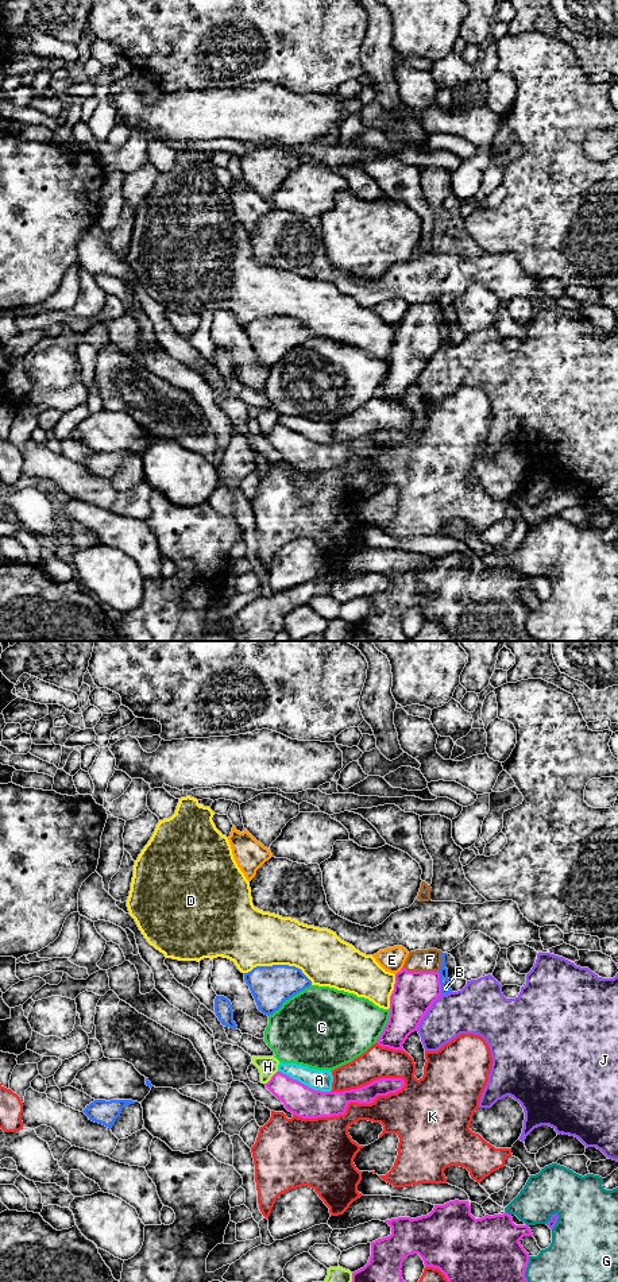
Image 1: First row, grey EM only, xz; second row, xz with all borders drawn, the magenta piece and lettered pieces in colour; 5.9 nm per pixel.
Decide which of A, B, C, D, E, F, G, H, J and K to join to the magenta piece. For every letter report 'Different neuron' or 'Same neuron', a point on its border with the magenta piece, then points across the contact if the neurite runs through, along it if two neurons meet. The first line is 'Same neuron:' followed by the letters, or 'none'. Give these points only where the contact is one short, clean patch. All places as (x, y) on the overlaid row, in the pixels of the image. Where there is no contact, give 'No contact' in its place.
Same neuron: F
A: Different neuron. Touches magenta at xz (302, 1084)
B: Different neuron. Touches magenta at xz (439, 983). Boundary: xz (437, 972), (441, 993)
C: Different neuron. Touches magenta at xz (386, 1026)
D: Different neuron. Touches magenta at xz (393, 991). Boundary: xz (396, 974), (389, 1007)
E: Different neuron. Touches magenta at xz (401, 970). Boundary: xz (402, 966), (396, 974)
F: Same neuron. Touches magenta at xz (421, 972). Path across: xz (414, 992), (421, 972), (429, 960)
G: Different neuron. Touches magenta at xz (508, 1213)
H: Different neuron. Touches magenta at xz (271, 1077)
J: Different neuron. Touches magenta at xz (427, 1011)
K: Different neuron. Touches magenta at xz (348, 1103)

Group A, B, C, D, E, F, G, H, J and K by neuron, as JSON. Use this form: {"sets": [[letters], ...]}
{"sets": [["A"], ["B"], ["C"], ["D"], ["E"], ["F"], ["G"], ["H"], ["J"], ["K"]]}

